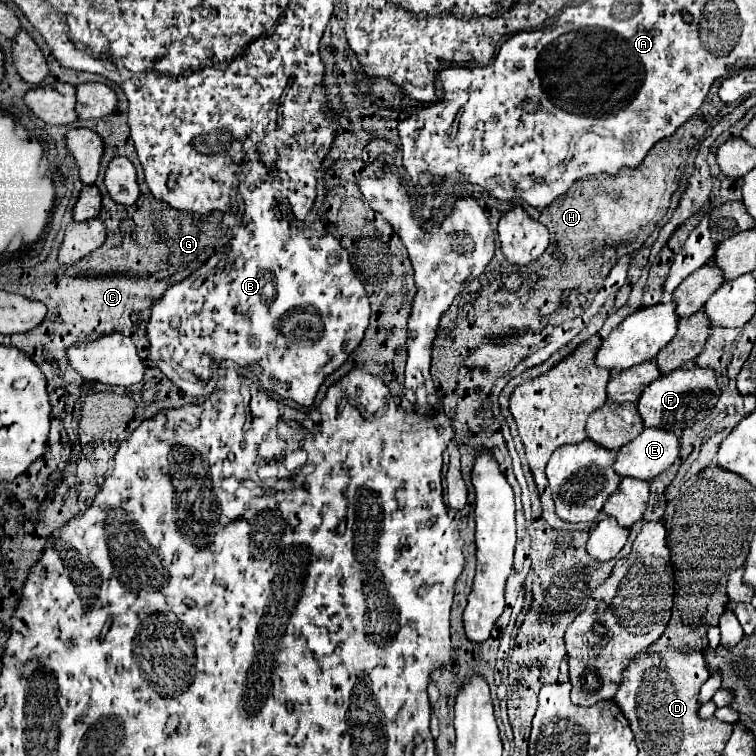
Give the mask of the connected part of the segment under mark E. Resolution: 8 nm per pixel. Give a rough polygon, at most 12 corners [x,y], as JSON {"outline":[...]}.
{"outline":[[645,428],[617,452],[619,476],[653,480],[679,456],[679,436]]}

